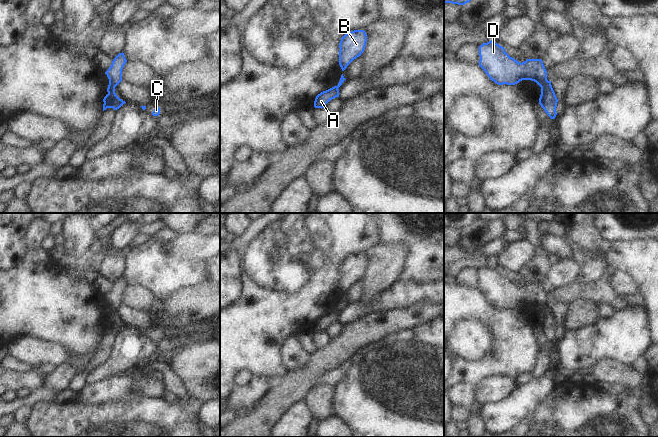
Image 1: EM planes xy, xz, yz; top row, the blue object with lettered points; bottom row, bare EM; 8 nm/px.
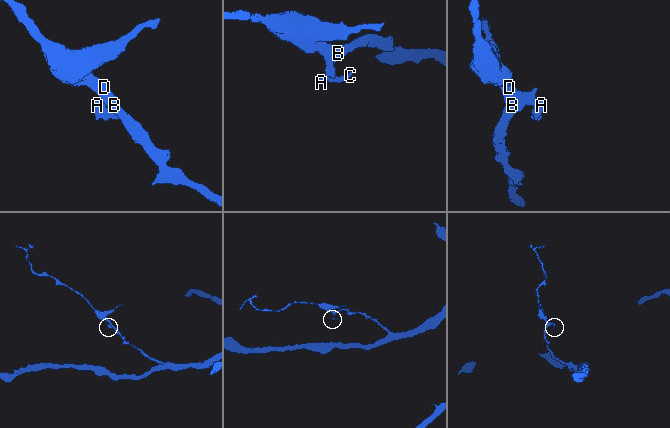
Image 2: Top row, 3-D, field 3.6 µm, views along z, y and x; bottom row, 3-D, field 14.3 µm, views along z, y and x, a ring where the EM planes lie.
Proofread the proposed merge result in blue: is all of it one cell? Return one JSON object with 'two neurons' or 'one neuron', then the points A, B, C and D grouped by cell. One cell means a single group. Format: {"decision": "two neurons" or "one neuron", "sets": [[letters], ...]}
{"decision": "two neurons", "sets": [["A", "C"], ["B", "D"]]}

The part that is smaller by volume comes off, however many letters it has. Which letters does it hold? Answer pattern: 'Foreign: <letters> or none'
Foreign: A, C

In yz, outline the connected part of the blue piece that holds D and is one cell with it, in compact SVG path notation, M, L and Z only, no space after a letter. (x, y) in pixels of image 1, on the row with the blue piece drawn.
M493 40L479 46L479 56L479 66L498 85L531 80L543 87L547 81L547 71L541 59L527 59L520 63Z

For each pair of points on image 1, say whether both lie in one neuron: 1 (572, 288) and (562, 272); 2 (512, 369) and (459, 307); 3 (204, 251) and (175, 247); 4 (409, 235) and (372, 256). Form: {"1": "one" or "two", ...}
{"1": "two", "2": "one", "3": "one", "4": "two"}

